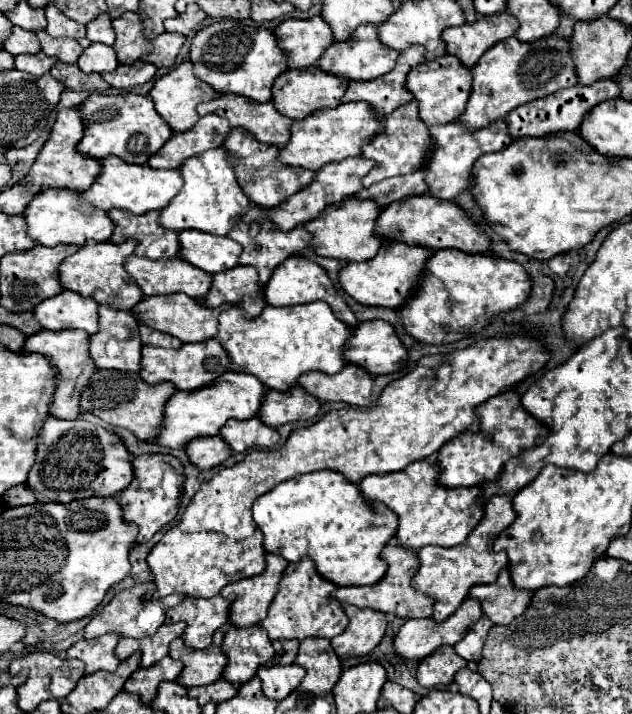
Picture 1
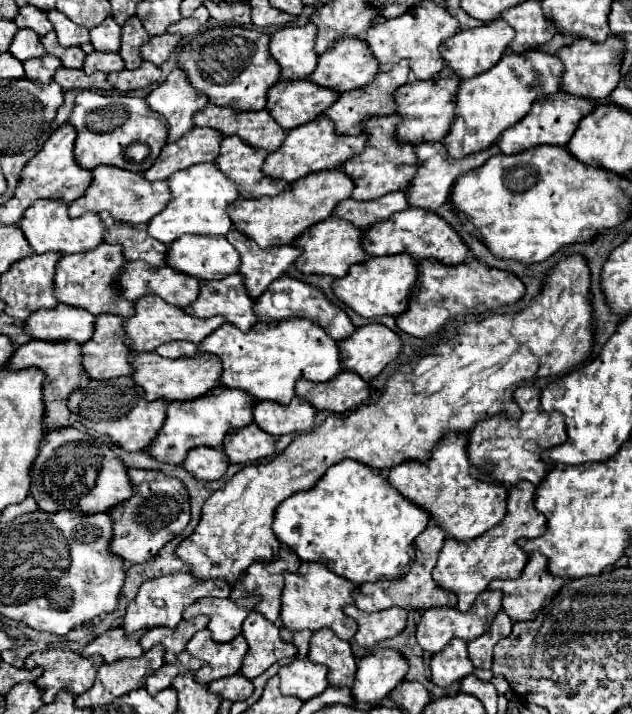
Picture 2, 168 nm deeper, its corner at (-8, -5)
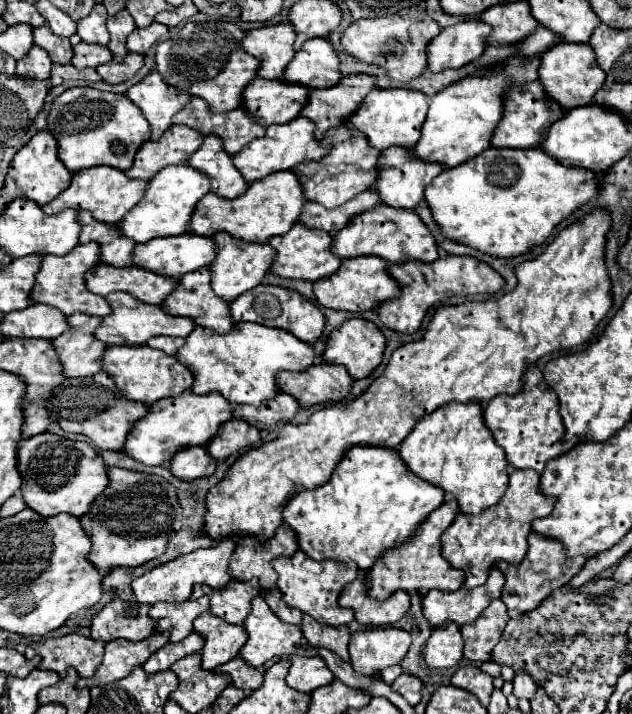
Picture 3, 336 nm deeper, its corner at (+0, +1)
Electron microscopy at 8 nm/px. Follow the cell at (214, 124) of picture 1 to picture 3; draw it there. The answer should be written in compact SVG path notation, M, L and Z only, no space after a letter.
M172 126L168 128L160 140L144 142L136 152L134 166L124 174L128 178L150 180L160 168L172 164L186 164L186 160L200 148L202 134L188 126Z

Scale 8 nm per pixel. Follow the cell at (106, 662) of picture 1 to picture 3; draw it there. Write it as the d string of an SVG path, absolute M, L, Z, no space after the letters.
M112 600L100 610L92 620L90 636L94 640L144 640L154 634L156 620L148 616L150 606L140 602L126 602L126 600Z

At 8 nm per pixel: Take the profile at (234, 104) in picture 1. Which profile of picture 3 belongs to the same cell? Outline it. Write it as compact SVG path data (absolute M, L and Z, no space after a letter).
M192 98L172 120L174 124L188 126L200 134L216 134L222 138L222 148L232 156L240 152L254 138L264 136L264 126L260 126L244 108L232 112L214 114L208 104L200 98Z

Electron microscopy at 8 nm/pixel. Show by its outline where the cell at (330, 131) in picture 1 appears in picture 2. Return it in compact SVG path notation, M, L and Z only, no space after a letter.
M322 114L314 122L308 122L308 126L292 128L284 140L284 148L268 154L268 160L264 162L264 172L272 178L284 178L288 182L296 182L312 172L340 168L348 158L360 154L364 146L366 146L366 134L356 134L356 136L338 134L334 122Z

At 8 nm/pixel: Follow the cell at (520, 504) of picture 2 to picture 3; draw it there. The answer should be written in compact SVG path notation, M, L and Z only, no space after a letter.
M512 470L510 472L510 486L506 490L506 494L500 498L498 504L494 504L492 508L486 508L484 512L476 514L476 516L464 516L464 514L458 514L456 520L452 522L452 526L444 532L444 542L442 542L442 556L454 566L454 568L460 568L466 572L466 582L464 586L466 588L476 588L476 586L482 586L488 578L488 570L500 562L500 560L506 560L510 564L520 564L528 552L528 534L532 532L532 520L534 518L540 518L540 516L548 516L554 508L554 502L552 498L544 496L540 492L540 474L538 472L532 472L532 470Z

